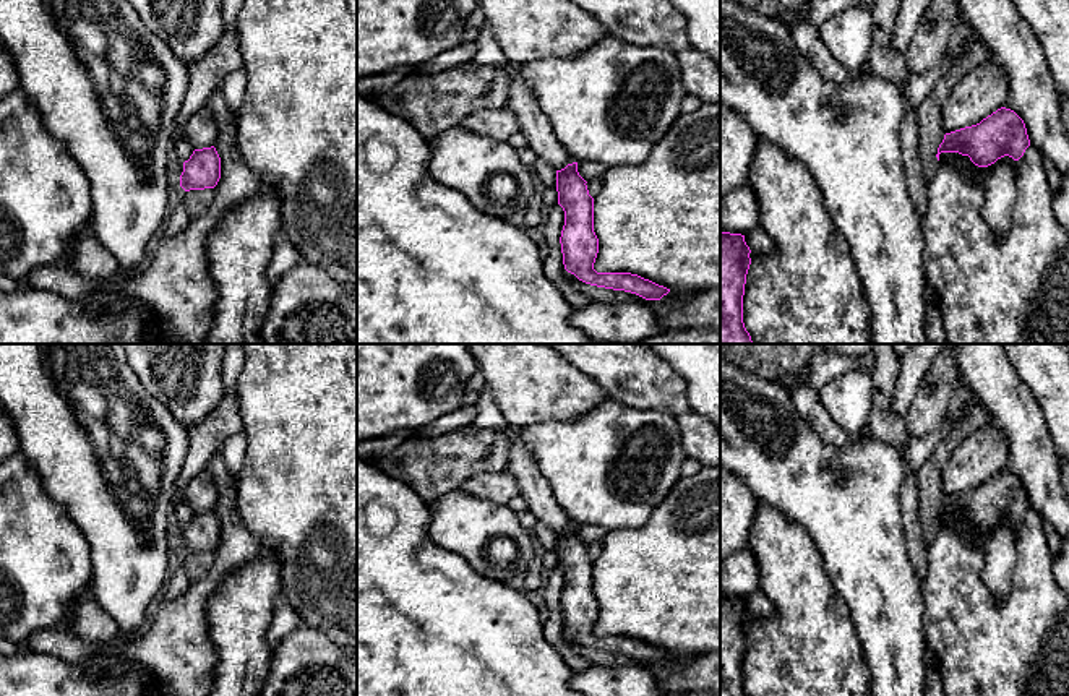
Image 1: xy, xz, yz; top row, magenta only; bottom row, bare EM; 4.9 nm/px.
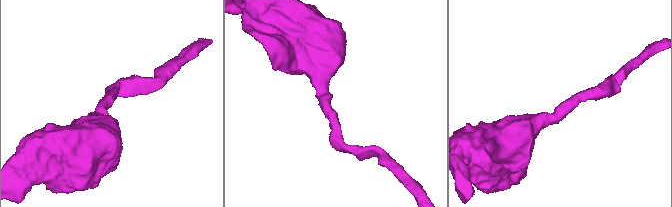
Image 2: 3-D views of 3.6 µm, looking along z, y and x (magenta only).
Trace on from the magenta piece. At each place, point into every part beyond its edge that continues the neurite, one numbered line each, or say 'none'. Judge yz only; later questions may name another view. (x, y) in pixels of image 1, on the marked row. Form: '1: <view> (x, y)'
none

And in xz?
none

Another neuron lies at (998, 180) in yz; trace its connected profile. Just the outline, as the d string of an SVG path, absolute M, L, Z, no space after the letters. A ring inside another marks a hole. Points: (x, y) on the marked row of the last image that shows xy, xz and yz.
M941 153L939 162L962 172L967 182L983 188L983 221L998 238L1004 237L1011 226L1011 211L1015 200L1015 161L1004 156L988 167L978 167L968 156Z

